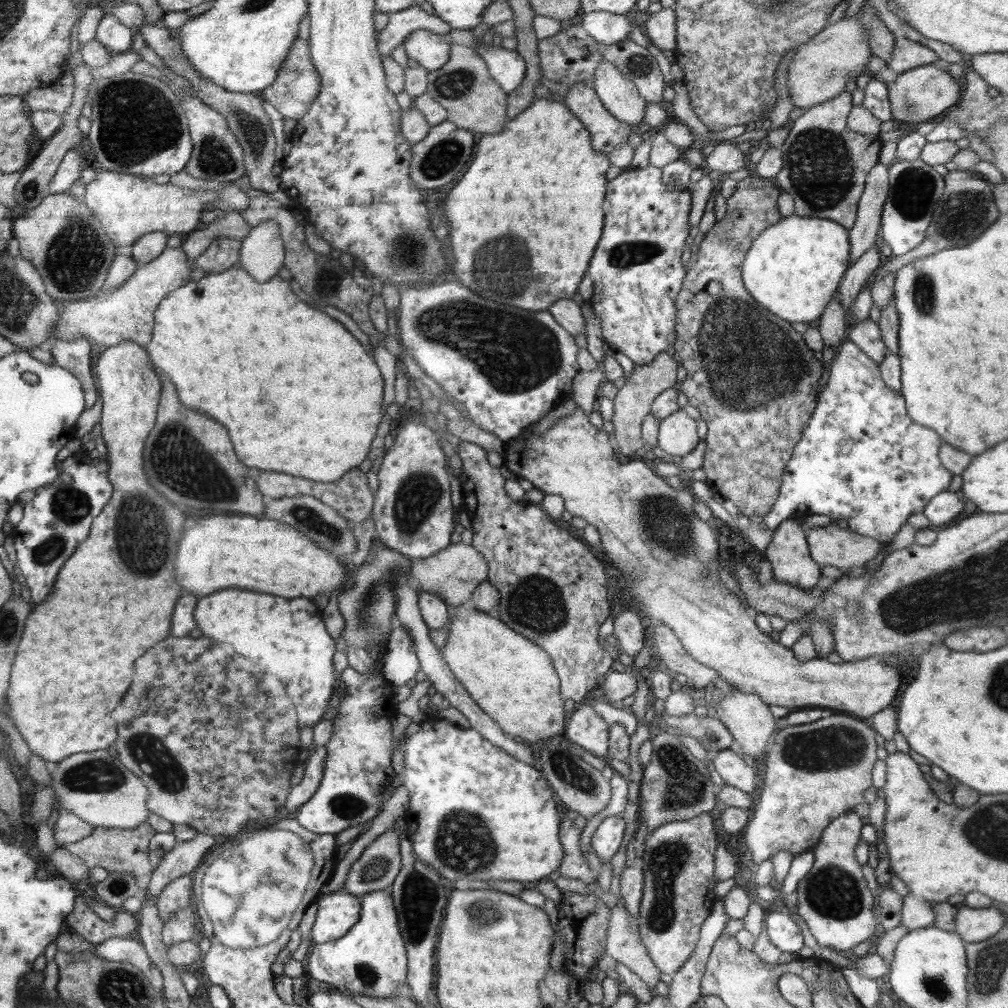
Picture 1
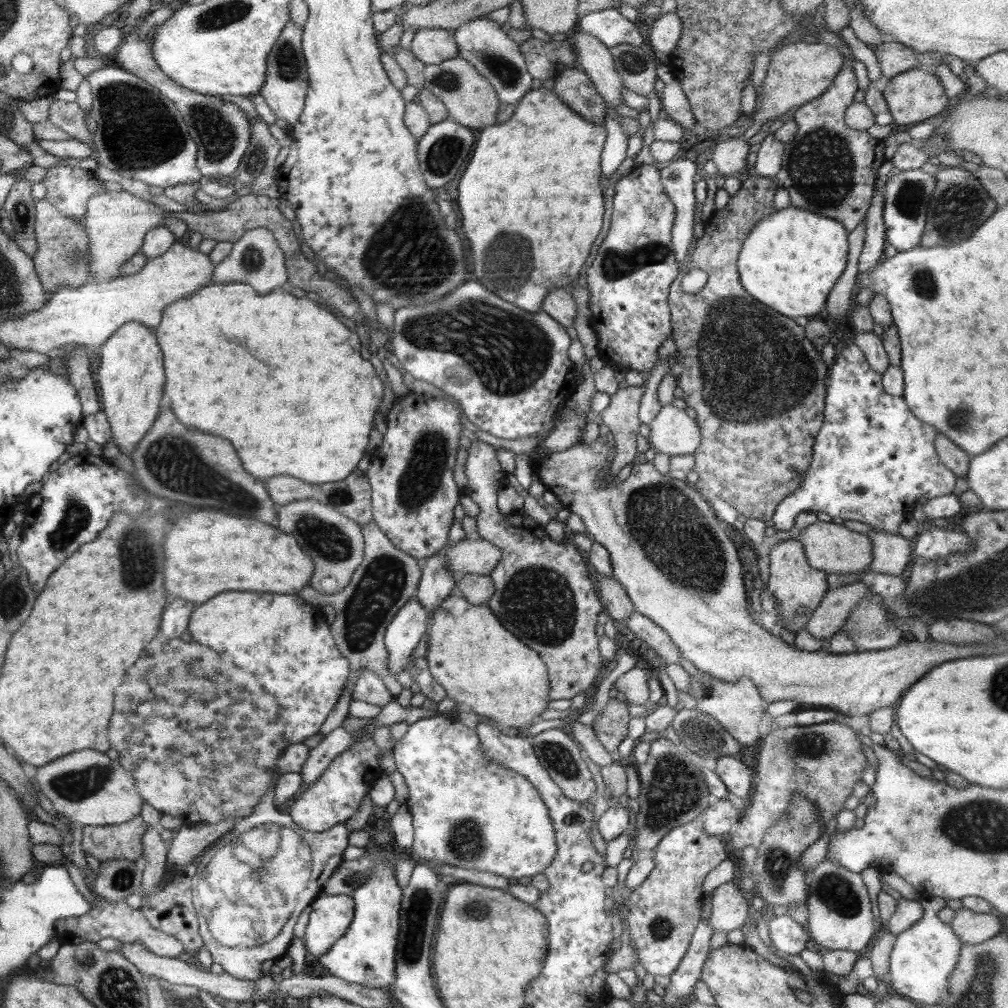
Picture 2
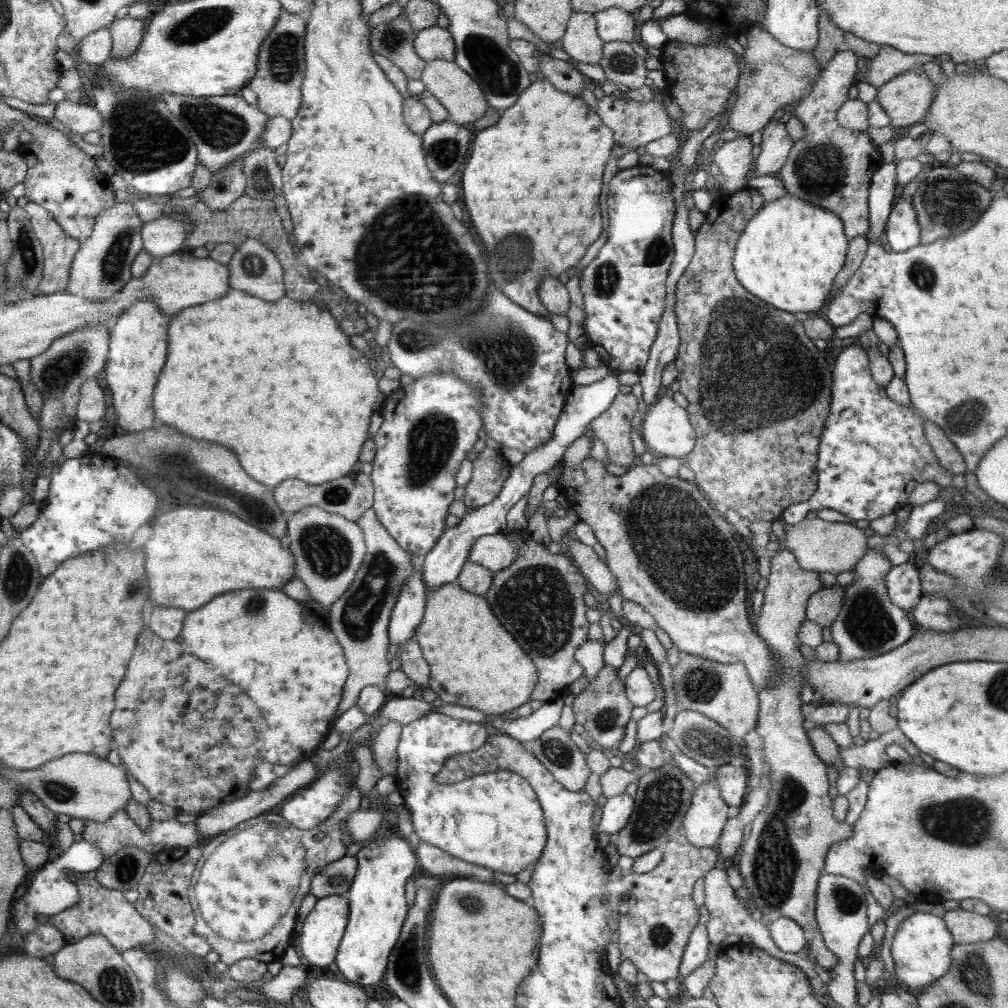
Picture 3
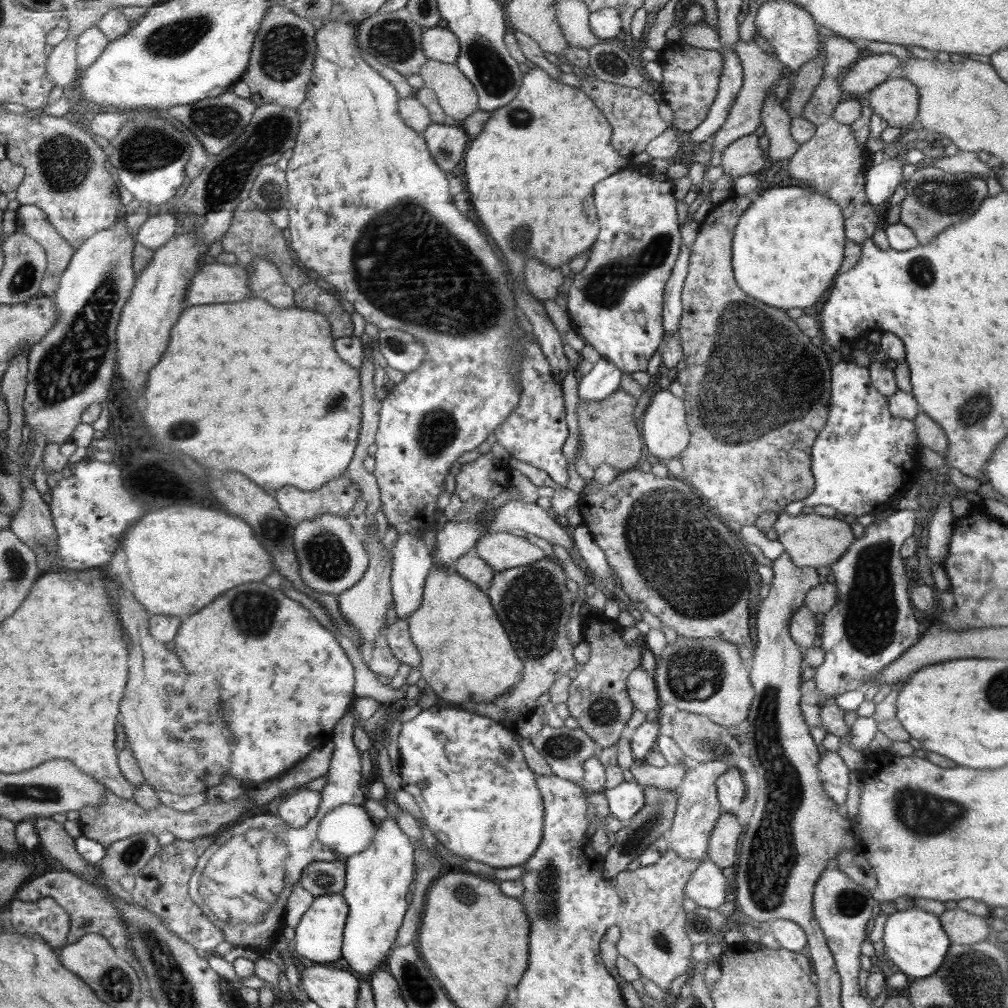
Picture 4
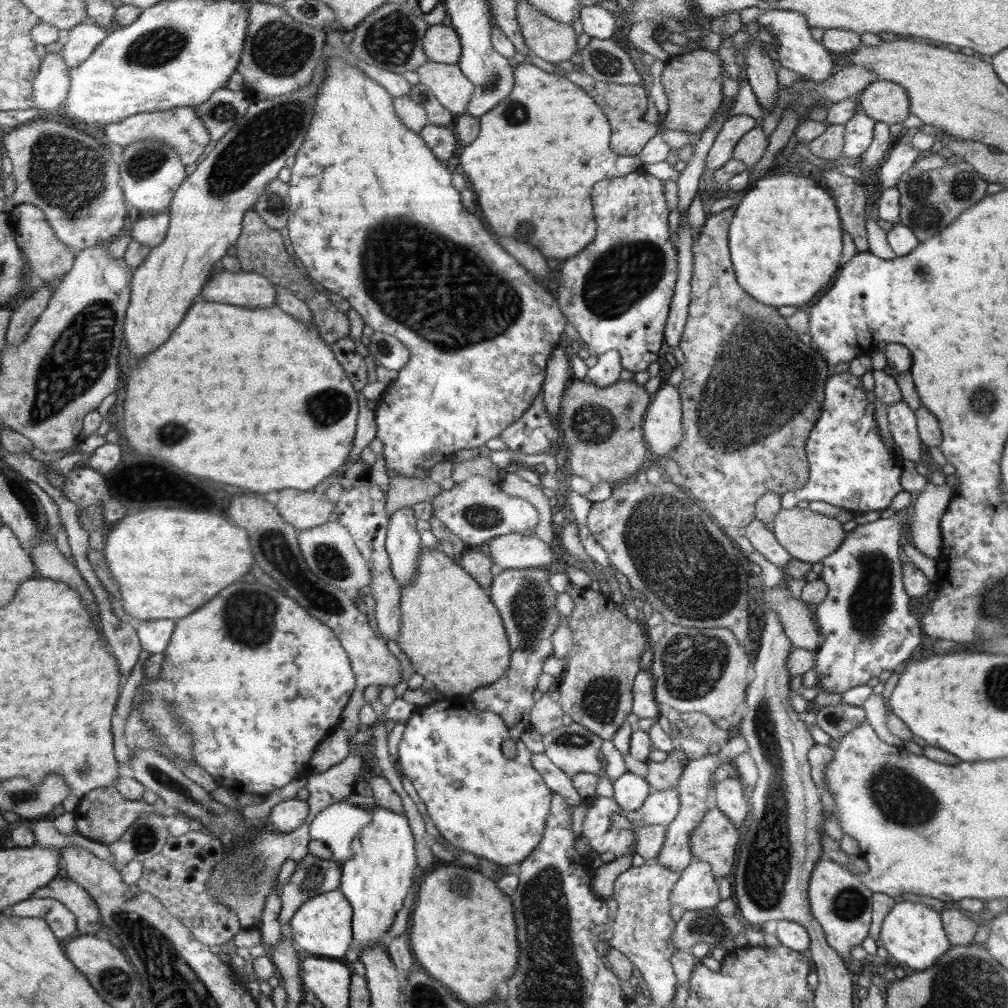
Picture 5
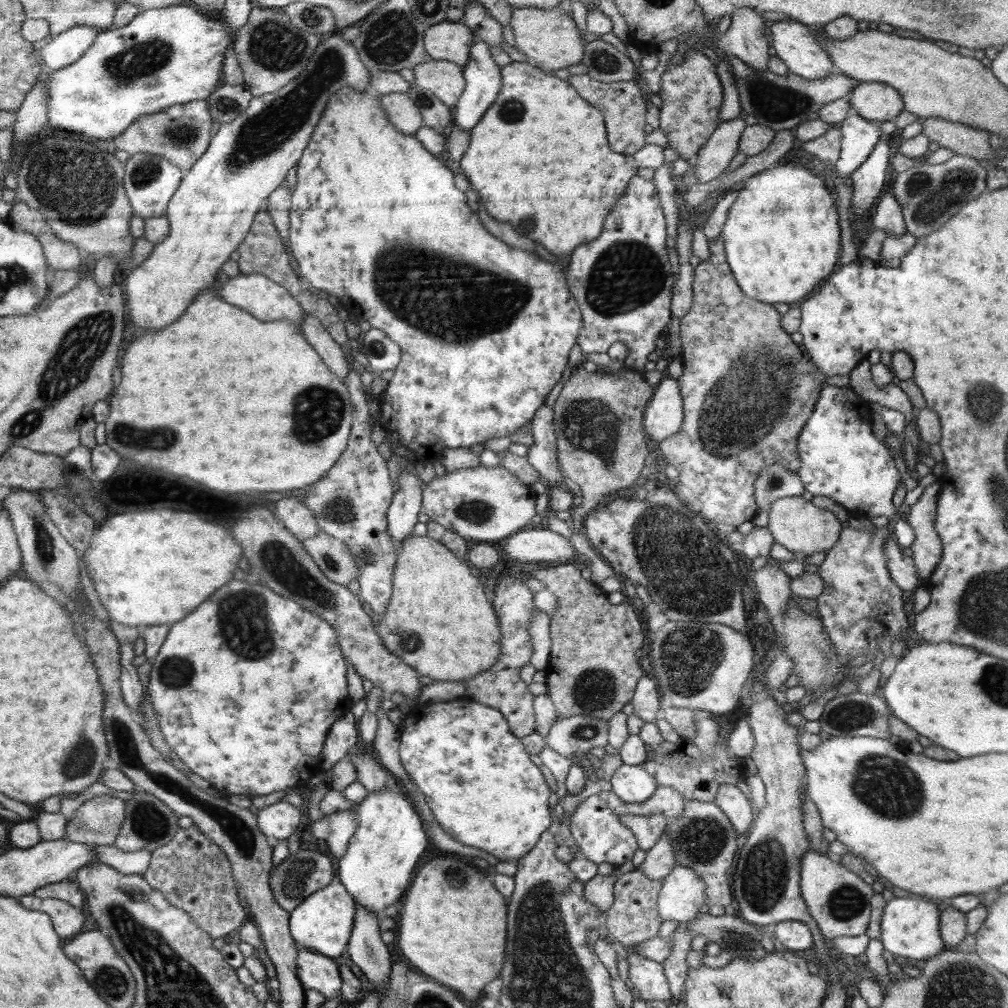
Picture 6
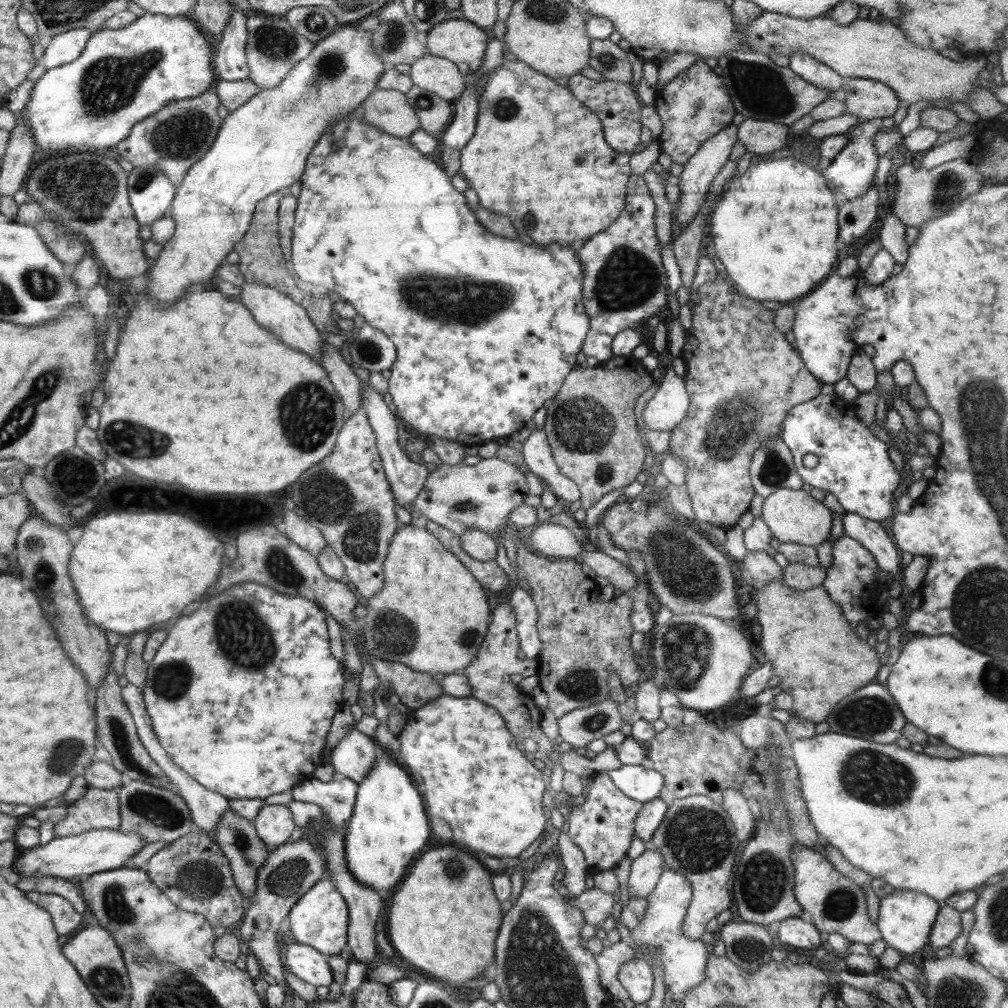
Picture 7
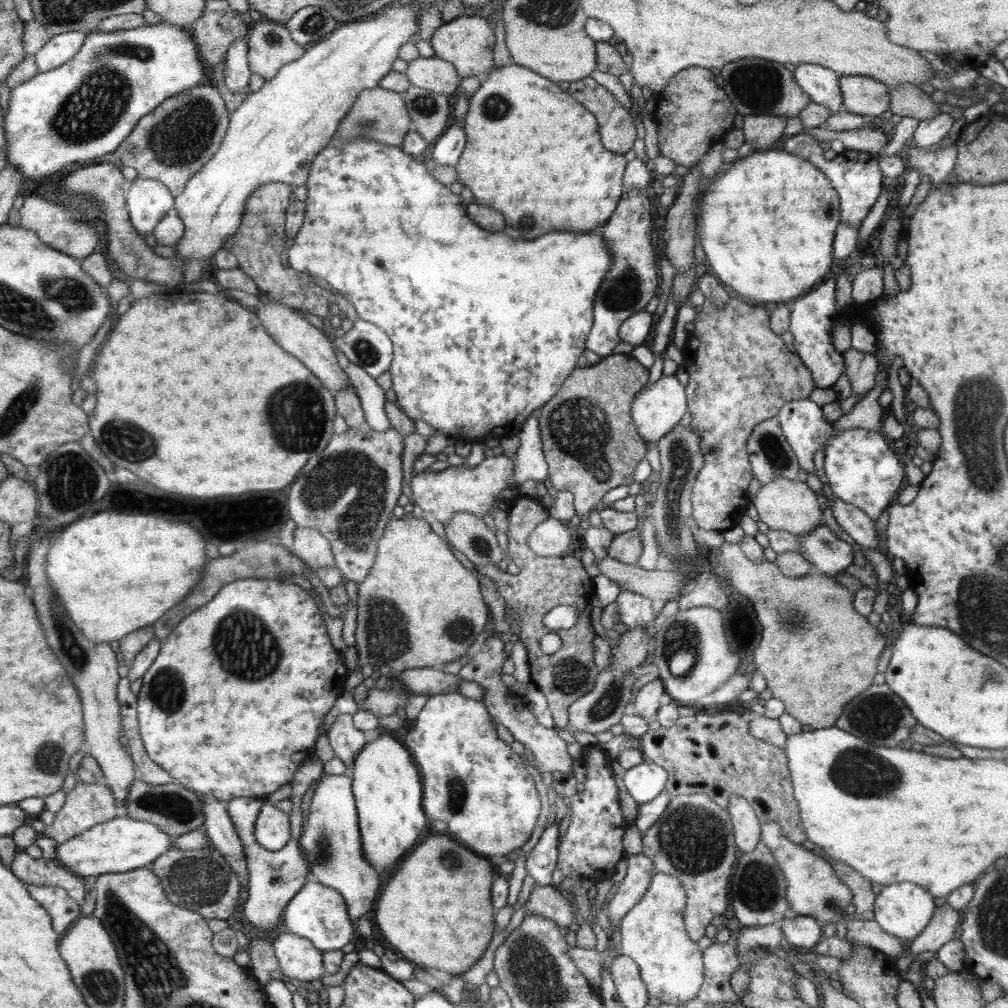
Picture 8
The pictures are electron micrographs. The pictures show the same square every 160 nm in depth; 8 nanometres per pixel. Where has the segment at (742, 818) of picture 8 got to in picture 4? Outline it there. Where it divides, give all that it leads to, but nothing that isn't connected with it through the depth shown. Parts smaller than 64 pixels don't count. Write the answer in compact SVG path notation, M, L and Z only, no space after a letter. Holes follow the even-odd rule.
M729 766L717 780L717 797L724 811L737 814L747 794L751 792L743 781L744 776L735 766Z

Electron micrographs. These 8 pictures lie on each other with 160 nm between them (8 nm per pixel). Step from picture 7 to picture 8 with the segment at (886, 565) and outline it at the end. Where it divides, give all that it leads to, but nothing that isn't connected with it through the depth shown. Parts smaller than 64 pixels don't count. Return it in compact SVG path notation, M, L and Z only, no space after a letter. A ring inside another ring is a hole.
M838 497L833 499L834 506L831 507L834 518L840 528L863 548L874 548L884 551L883 540L876 538L875 522L860 511L860 508L848 504Z

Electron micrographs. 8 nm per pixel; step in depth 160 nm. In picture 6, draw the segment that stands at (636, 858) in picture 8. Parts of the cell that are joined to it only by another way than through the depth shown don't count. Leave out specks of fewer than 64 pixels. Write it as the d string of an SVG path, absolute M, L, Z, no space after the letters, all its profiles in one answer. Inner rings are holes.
M662 835L656 844L645 853L645 859L637 868L640 869L648 879L662 881L672 868L677 865L675 854L671 845L671 838Z

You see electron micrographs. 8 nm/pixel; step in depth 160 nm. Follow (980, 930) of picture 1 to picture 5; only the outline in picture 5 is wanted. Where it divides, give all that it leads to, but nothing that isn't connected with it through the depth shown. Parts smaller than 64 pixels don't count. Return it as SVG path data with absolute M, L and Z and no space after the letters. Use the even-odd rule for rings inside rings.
M960 908L944 909L941 912L941 919L946 936L952 945L974 943L974 935L979 924L964 915Z

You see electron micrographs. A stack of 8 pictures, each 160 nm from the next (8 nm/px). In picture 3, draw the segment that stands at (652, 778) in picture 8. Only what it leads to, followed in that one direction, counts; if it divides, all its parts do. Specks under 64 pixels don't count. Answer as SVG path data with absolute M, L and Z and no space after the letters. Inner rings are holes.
M625 792L622 795L607 798L596 829L598 832L608 832L614 837L626 826L634 807L634 799Z

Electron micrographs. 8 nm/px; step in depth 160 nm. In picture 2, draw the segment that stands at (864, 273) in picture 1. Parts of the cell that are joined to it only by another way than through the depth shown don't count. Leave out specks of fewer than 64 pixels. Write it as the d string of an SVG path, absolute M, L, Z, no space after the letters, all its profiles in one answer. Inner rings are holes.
M876 190L865 217L865 241L858 263L858 274L870 270L884 257L888 245L883 223L883 190Z

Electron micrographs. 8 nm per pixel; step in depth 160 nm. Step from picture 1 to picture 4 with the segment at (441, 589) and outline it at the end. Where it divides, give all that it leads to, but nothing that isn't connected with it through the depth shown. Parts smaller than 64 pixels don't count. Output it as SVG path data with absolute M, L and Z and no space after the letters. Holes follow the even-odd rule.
M506 532L485 534L477 541L473 553L495 572L532 564L546 557L542 548L530 544L525 537Z

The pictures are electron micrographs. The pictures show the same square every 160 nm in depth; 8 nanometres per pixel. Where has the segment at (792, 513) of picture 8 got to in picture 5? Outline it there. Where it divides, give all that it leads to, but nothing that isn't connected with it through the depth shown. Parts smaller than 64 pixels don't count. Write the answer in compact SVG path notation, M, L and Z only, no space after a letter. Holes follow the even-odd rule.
M780 508L776 519L772 524L772 533L777 541L788 551L793 558L801 562L822 563L826 556L835 552L844 540L845 531L843 524L838 522L836 518L828 518L828 516L812 512L810 508Z

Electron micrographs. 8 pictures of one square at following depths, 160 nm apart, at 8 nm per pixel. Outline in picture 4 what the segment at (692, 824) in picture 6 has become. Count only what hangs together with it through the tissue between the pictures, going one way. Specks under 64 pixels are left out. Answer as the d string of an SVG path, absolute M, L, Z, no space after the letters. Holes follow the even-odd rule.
M722 811L708 841L709 858L721 869L728 868L738 858L738 840L742 832L735 814Z

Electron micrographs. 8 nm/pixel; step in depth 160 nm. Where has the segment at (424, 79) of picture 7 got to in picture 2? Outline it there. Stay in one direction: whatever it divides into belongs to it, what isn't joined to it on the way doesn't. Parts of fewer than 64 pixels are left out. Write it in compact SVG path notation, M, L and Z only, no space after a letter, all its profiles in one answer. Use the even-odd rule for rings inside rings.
M457 55L440 64L426 64L423 70L425 80L422 88L430 90L437 96L445 104L448 114L458 124L469 129L484 129L484 126L496 124L496 112L500 102L494 88L491 88L478 73L472 64Z

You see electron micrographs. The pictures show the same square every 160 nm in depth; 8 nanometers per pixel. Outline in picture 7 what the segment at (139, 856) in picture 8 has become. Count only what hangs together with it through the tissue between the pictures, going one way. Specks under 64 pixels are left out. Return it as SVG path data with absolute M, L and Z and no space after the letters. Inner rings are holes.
M100 828L77 835L54 837L48 844L36 845L15 858L13 871L20 876L57 876L72 878L117 869L130 860L147 842L137 832Z

